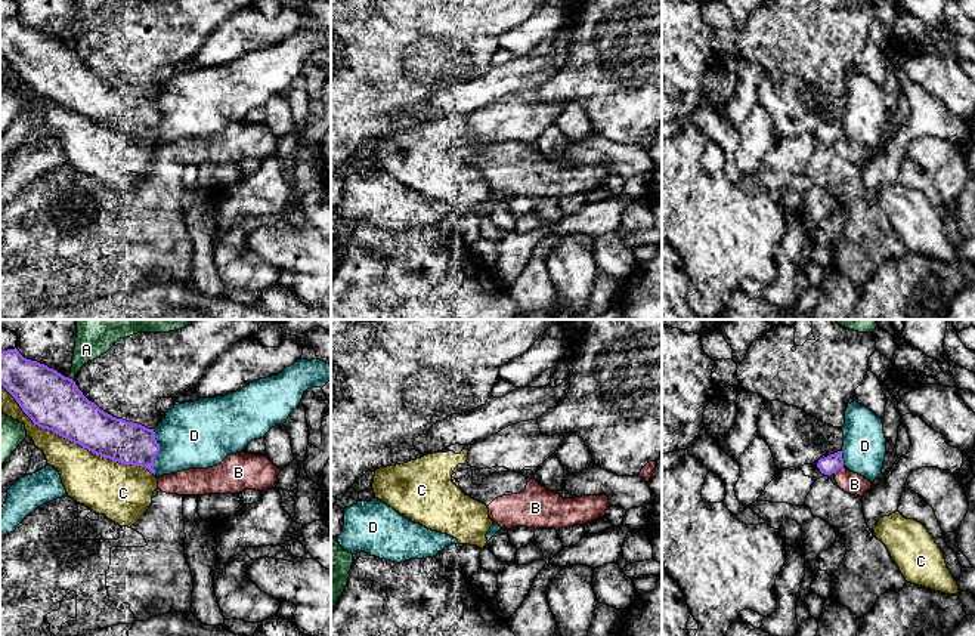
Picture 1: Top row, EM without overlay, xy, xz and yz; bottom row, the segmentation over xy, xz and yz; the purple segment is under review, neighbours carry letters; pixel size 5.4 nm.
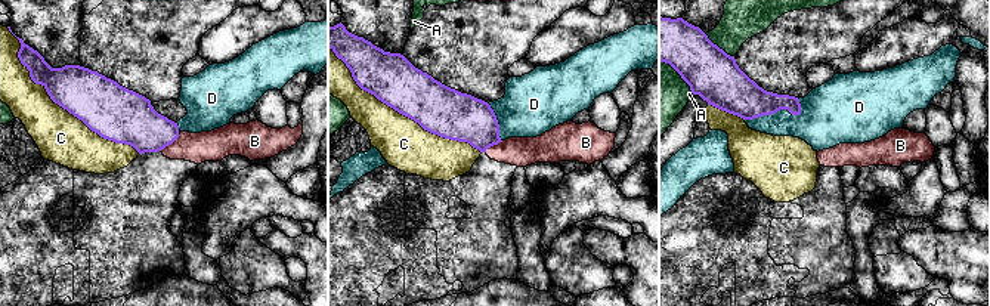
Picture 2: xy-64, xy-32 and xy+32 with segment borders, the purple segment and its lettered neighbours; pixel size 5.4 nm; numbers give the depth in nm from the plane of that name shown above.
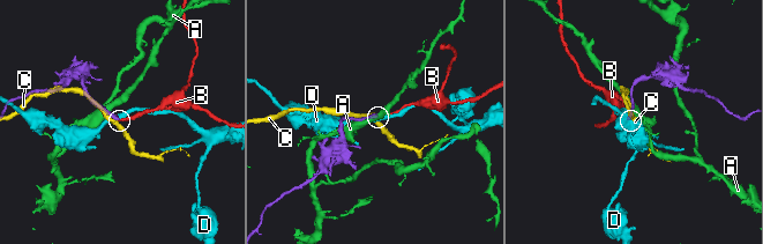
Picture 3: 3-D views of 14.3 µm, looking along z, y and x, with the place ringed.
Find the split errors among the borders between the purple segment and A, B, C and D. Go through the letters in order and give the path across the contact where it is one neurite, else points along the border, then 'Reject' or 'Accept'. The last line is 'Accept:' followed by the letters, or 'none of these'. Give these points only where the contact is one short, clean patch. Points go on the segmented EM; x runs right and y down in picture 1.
A: Reject
B: Boundary: yz (844, 466), (835, 474). Reject
C: Reject
D: Reject
Accept: none of these

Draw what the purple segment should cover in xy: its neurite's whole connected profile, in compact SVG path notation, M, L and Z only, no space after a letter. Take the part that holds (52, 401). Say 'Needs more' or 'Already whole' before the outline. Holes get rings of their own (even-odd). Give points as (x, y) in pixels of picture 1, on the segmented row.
Already whole. M15 348L0 349L0 385L38 427L52 430L96 456L121 464L140 466L155 475L154 459L160 453L160 444L154 429L105 413L83 395L72 379L44 364L24 358Z

